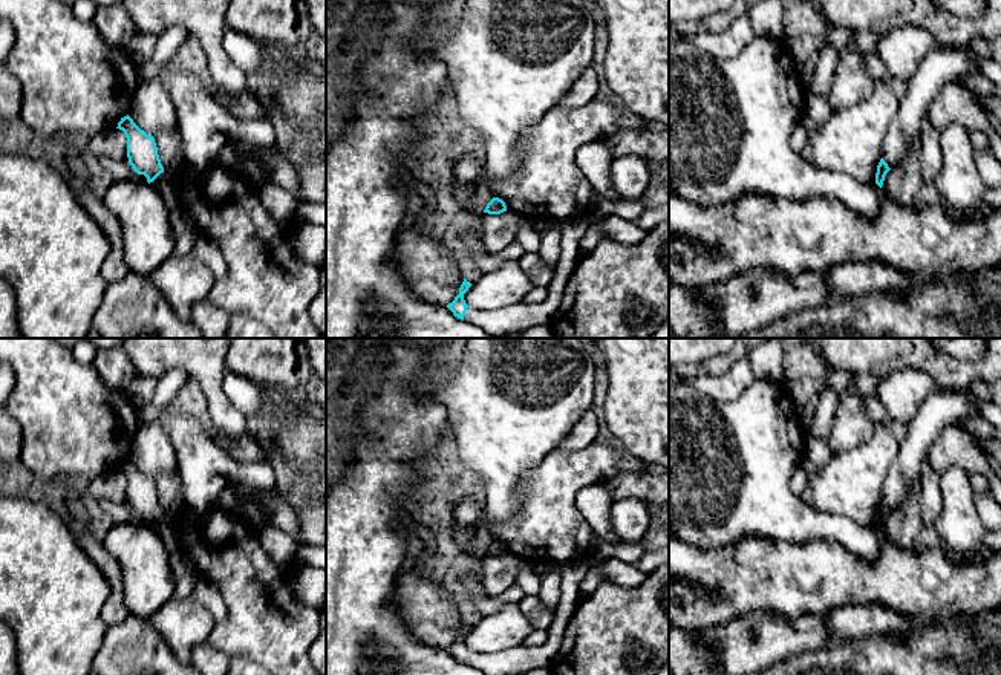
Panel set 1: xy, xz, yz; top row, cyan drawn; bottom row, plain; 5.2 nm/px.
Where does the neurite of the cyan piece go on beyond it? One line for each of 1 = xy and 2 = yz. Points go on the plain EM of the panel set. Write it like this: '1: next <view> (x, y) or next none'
1: next none
2: next none

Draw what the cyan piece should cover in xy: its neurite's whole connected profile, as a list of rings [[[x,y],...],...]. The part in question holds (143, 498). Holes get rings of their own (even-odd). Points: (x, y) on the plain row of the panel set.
[[[129,458],[121,461],[116,471],[127,481],[129,507],[138,517],[144,517],[150,527],[164,516],[153,479],[141,473]]]

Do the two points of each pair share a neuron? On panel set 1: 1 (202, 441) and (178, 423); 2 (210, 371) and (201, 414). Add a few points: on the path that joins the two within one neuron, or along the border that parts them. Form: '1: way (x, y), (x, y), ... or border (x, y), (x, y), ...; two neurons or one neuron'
1: way (196, 441), (184, 429); one neuron
2: border (190, 377), (198, 383), (210, 423), (218, 430); two neurons

